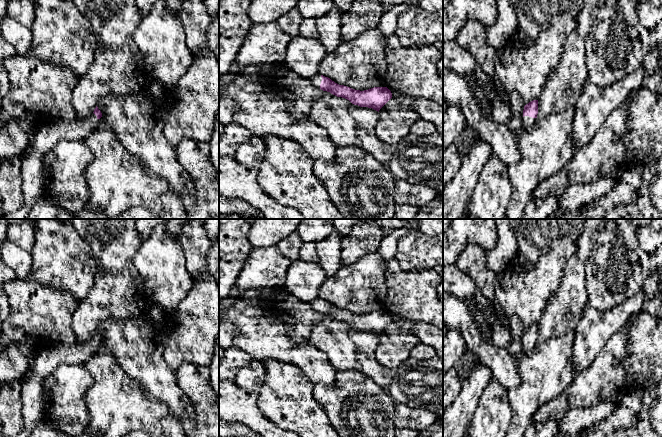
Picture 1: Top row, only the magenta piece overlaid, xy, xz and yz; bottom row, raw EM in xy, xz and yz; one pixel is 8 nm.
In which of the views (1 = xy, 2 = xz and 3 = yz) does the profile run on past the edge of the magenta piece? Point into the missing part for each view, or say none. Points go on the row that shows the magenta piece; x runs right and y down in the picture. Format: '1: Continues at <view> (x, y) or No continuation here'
1: Continues at xy (49, 133)
2: Continues at xz (316, 80)
3: Continues at yz (528, 121)

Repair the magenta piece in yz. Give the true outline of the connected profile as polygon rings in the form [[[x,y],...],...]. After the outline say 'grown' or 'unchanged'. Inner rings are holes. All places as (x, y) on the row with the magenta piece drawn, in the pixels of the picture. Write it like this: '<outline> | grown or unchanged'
[[[533,100],[524,106],[522,128],[532,126],[538,114],[538,100]]] | grown

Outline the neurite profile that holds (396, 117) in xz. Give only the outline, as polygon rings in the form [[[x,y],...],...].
[[[402,95],[400,99],[391,98],[380,110],[379,120],[375,127],[377,137],[389,145],[398,145],[406,136],[410,134],[412,125],[420,120],[419,114],[410,107],[415,98]]]

